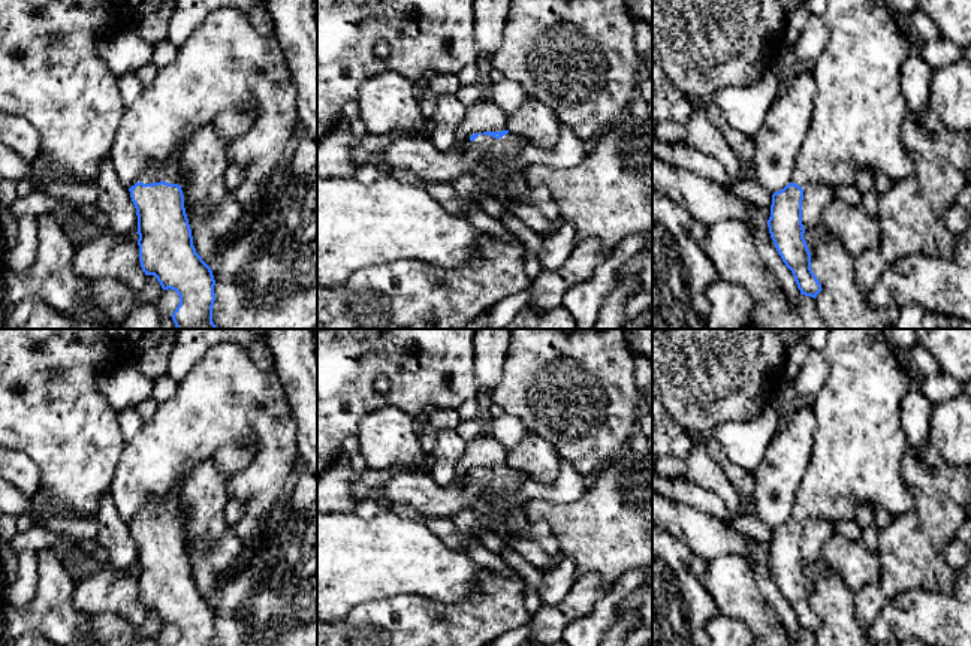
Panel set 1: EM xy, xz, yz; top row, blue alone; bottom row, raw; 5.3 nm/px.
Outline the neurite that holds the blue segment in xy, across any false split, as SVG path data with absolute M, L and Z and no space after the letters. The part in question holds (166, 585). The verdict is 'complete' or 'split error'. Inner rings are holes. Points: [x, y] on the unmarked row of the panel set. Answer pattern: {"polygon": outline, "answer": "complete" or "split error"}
{"polygon": "M181 483L172 489L171 498L163 505L148 505L139 517L129 523L138 550L139 597L145 610L154 610L163 625L171 624L178 628L180 639L175 646L212 646L215 615L211 603L193 580L181 525L180 495Z", "answer": "split error"}

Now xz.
{"polygon": "M509 465L483 467L470 471L474 482L489 484L497 479L507 479L512 486L500 493L486 493L480 501L462 508L452 520L461 540L468 544L477 541L482 531L501 529L504 534L512 528L519 537L528 538L542 549L557 556L560 541L545 522L533 523L527 519L522 505L516 501L521 487L528 483L528 477Z", "answer": "split error"}

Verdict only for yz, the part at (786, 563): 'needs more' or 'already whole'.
needs more

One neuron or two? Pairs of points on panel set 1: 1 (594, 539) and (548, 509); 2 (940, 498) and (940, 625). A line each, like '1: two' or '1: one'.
1: one
2: two

